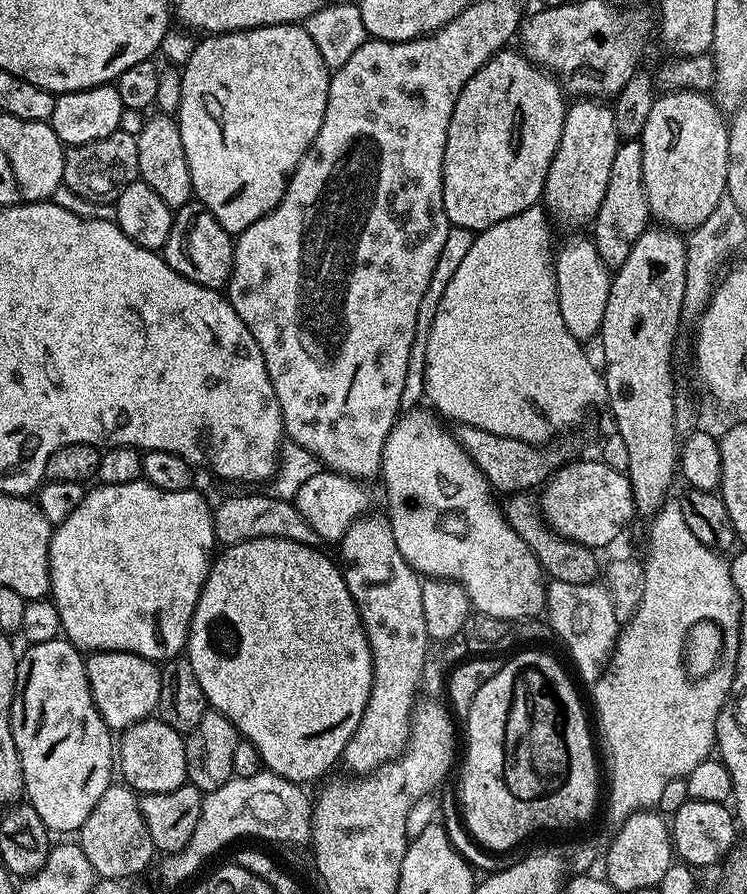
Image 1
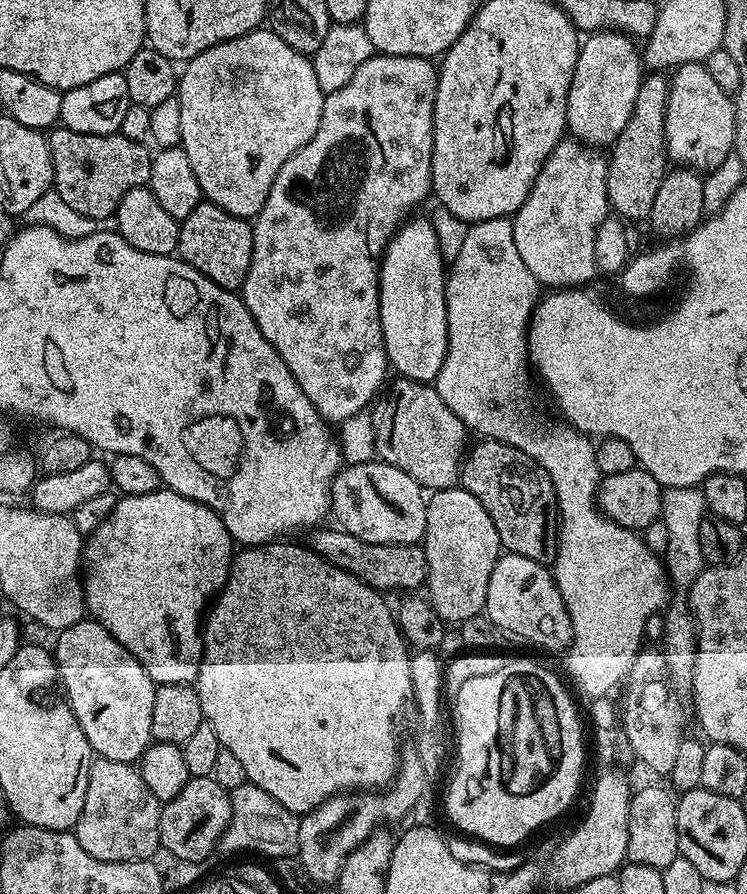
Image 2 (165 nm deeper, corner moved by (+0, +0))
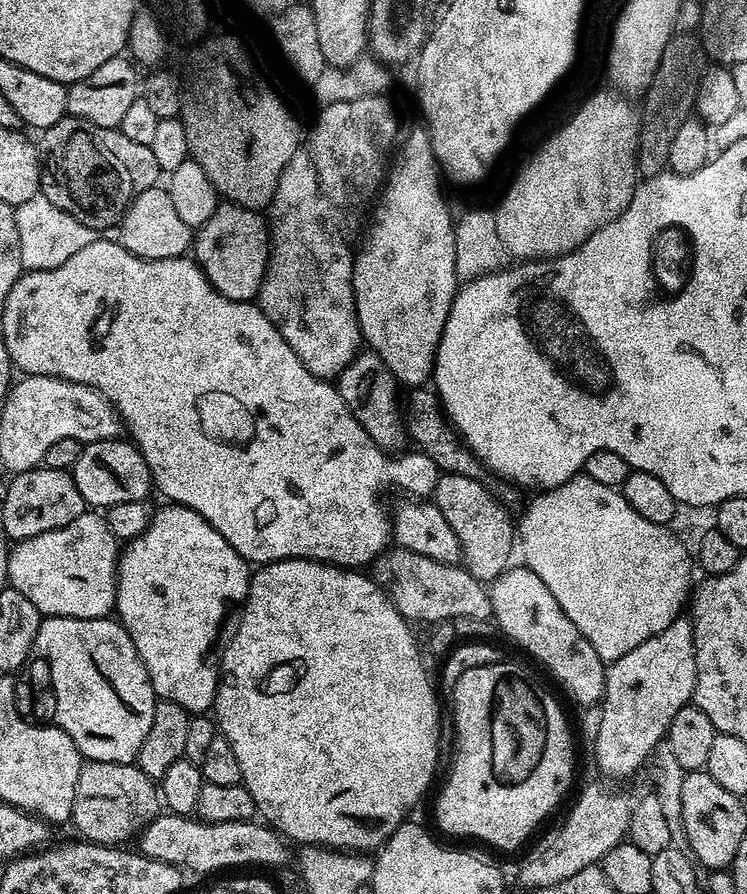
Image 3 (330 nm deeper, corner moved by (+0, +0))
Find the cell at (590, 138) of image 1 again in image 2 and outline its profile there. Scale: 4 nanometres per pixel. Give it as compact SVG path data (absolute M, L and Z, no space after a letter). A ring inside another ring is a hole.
M593 32L583 37L568 91L567 131L582 144L611 146L634 114L634 98L642 79L642 52L633 37L622 32Z

